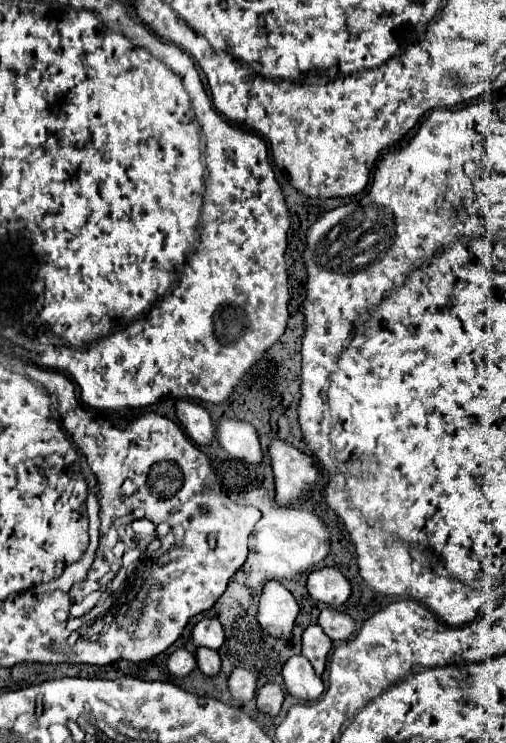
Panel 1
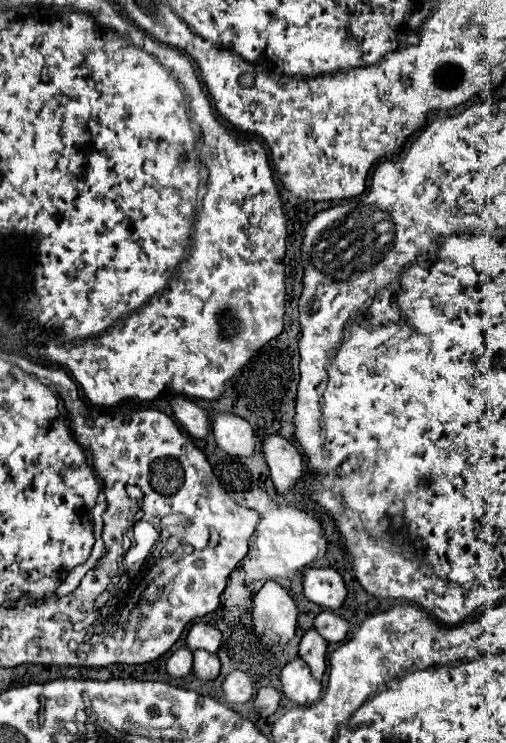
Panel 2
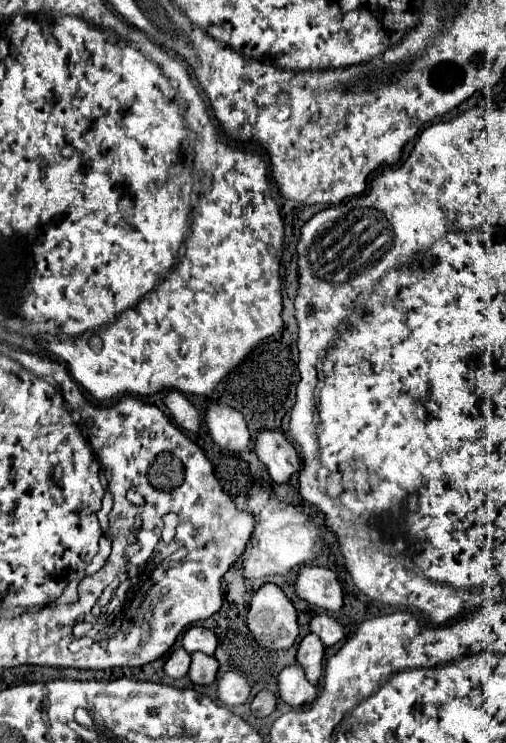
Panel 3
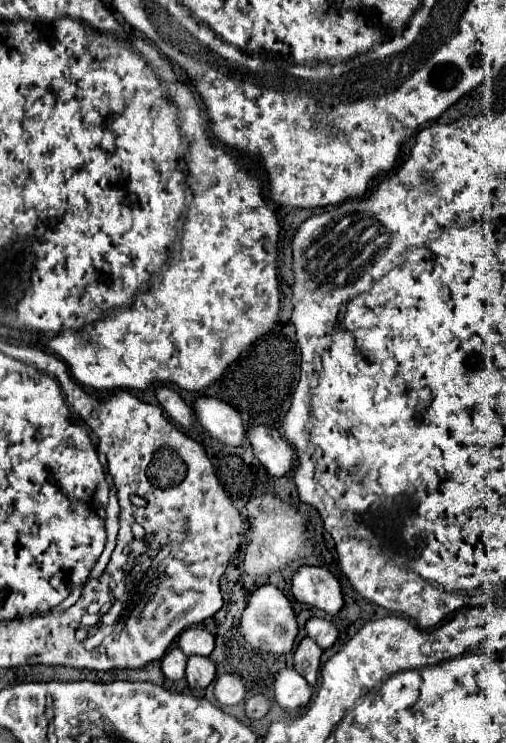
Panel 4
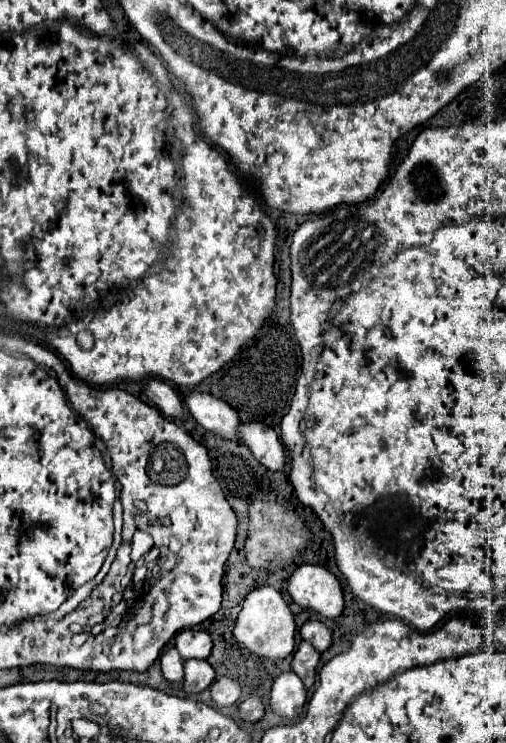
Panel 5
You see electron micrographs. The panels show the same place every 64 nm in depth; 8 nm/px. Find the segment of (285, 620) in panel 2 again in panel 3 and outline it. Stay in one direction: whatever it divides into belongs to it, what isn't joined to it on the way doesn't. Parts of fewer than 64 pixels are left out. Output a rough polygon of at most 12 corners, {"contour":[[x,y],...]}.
{"contour":[[276,584],[252,596],[248,628],[260,646],[290,648],[296,608]]}

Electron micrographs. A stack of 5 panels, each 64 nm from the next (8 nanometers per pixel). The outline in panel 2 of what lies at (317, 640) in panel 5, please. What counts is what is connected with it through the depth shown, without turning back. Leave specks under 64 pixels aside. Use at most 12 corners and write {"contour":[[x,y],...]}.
{"contour":[[324,610],[316,628],[328,642],[342,642],[350,630],[342,616]]}

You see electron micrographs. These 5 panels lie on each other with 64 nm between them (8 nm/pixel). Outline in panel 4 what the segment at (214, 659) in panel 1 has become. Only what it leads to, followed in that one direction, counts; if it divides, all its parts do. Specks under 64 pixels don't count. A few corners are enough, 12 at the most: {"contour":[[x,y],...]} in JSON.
{"contour":[[190,656],[186,680],[190,688],[206,688],[216,666],[206,656]]}

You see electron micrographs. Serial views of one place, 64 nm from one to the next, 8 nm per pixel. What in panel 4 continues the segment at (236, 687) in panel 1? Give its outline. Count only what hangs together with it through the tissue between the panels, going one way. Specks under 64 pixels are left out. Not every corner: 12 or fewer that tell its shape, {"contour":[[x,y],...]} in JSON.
{"contour":[[234,674],[214,682],[220,706],[240,704],[246,696],[244,682]]}

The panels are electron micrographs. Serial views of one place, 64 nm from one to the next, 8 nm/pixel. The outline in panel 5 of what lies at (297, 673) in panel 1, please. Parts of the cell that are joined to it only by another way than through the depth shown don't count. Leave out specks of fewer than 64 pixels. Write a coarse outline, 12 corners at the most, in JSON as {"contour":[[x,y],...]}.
{"contour":[[290,670],[274,680],[270,706],[284,718],[304,710],[308,692]]}

